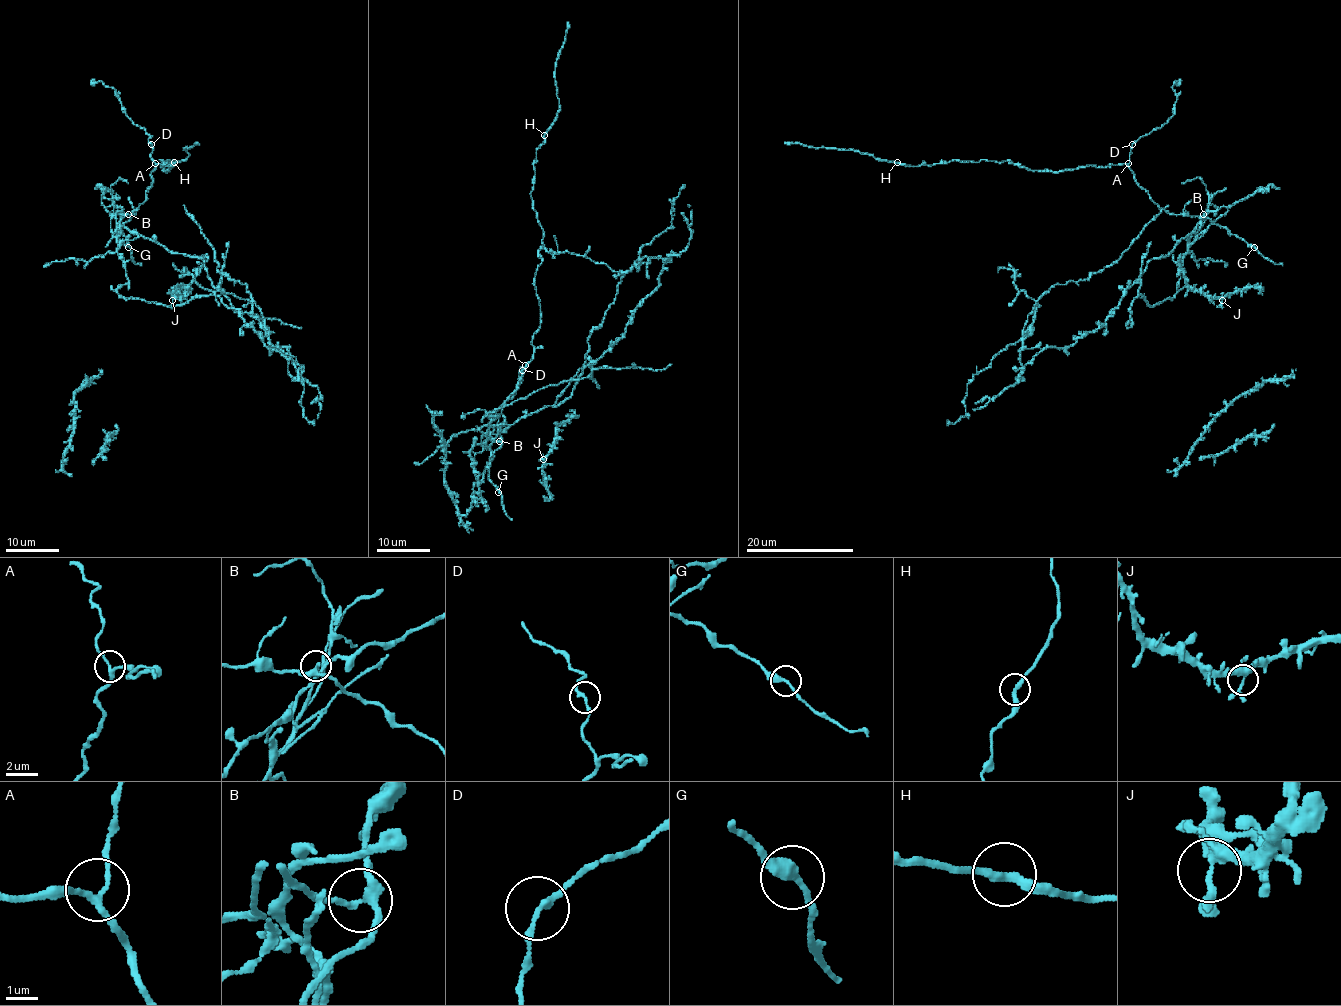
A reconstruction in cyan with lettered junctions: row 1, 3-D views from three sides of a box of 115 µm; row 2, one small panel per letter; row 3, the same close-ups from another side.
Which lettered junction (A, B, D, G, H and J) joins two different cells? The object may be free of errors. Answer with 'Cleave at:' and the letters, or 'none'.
Cleave at: B

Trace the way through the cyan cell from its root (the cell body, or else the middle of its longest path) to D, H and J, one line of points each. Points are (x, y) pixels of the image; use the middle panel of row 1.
D: (529, 415), (488, 437), (496, 442), (500, 439), (504, 422), (501, 407), (516, 390), (525, 365), (521, 369)
H: (529, 415), (488, 437), (500, 439), (501, 407), (540, 325), (543, 229), (531, 191), (544, 135)
J: (529, 415), (562, 403), (574, 412), (558, 427), (551, 451), (543, 459)

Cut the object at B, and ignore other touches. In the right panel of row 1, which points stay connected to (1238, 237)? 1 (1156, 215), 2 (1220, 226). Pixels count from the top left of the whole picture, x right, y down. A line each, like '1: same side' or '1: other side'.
1: other side
2: same side

